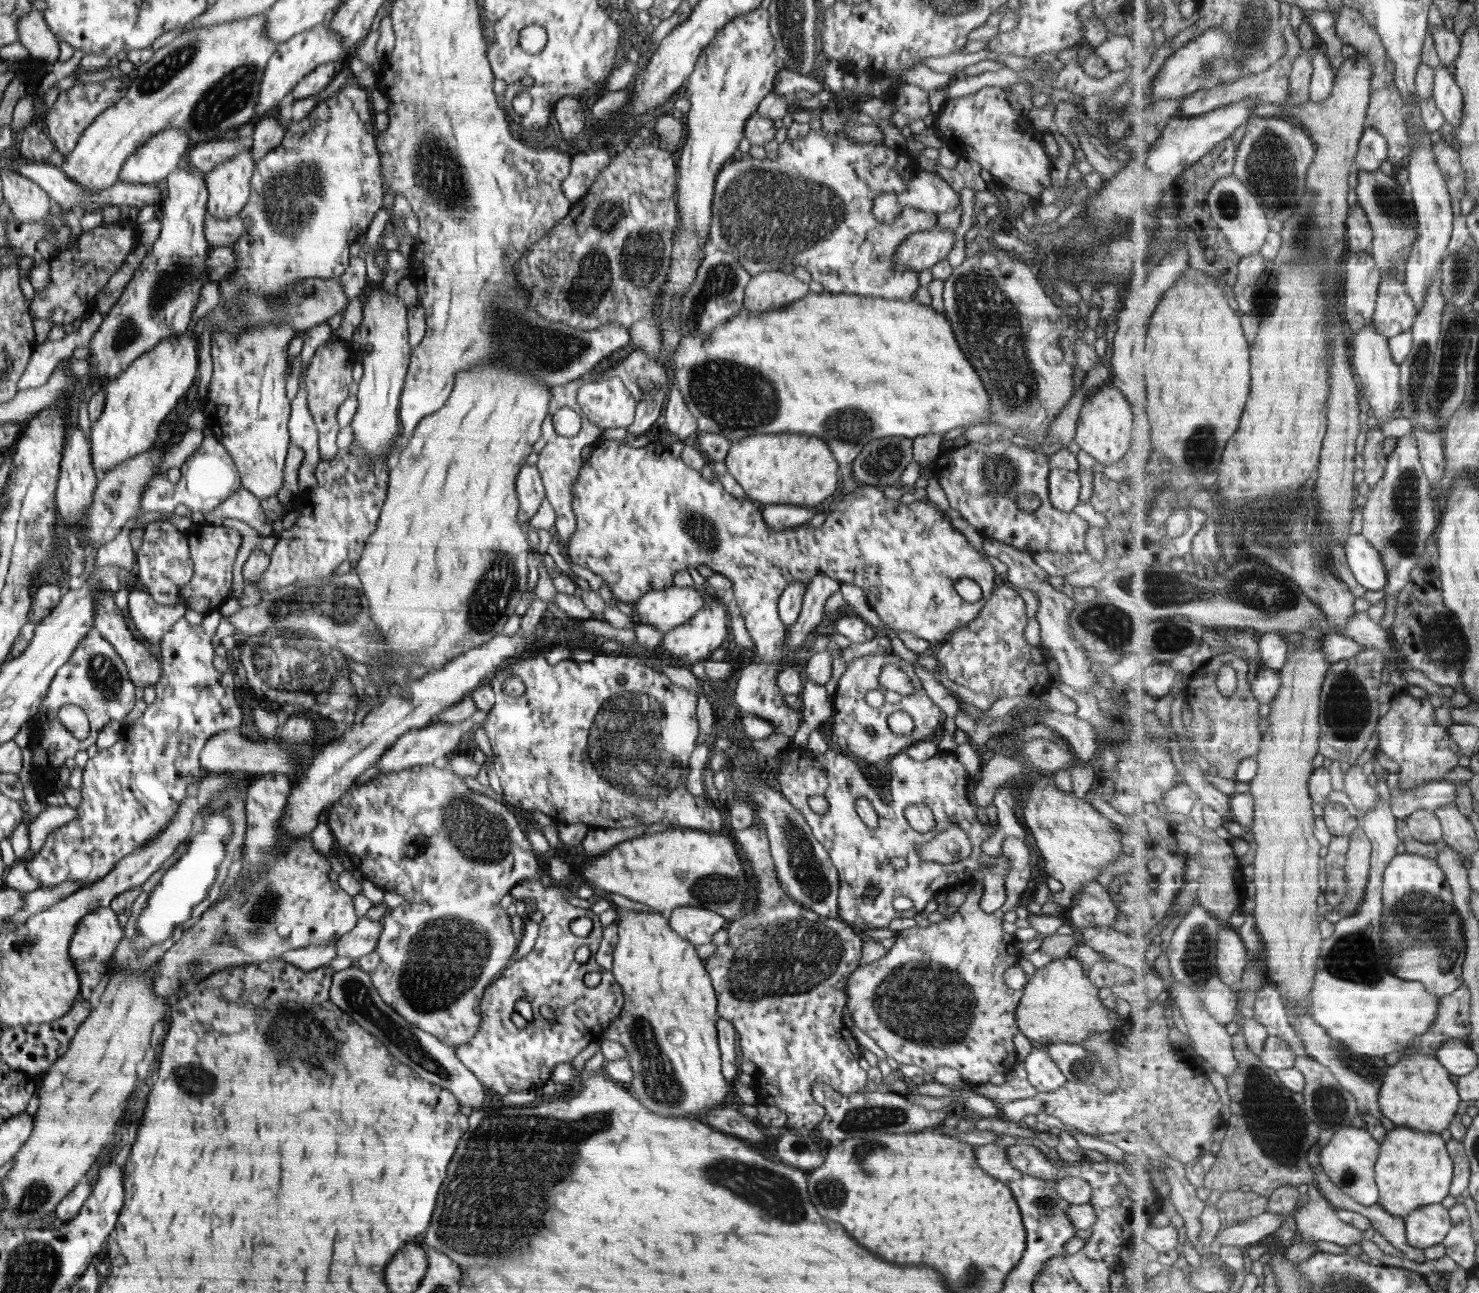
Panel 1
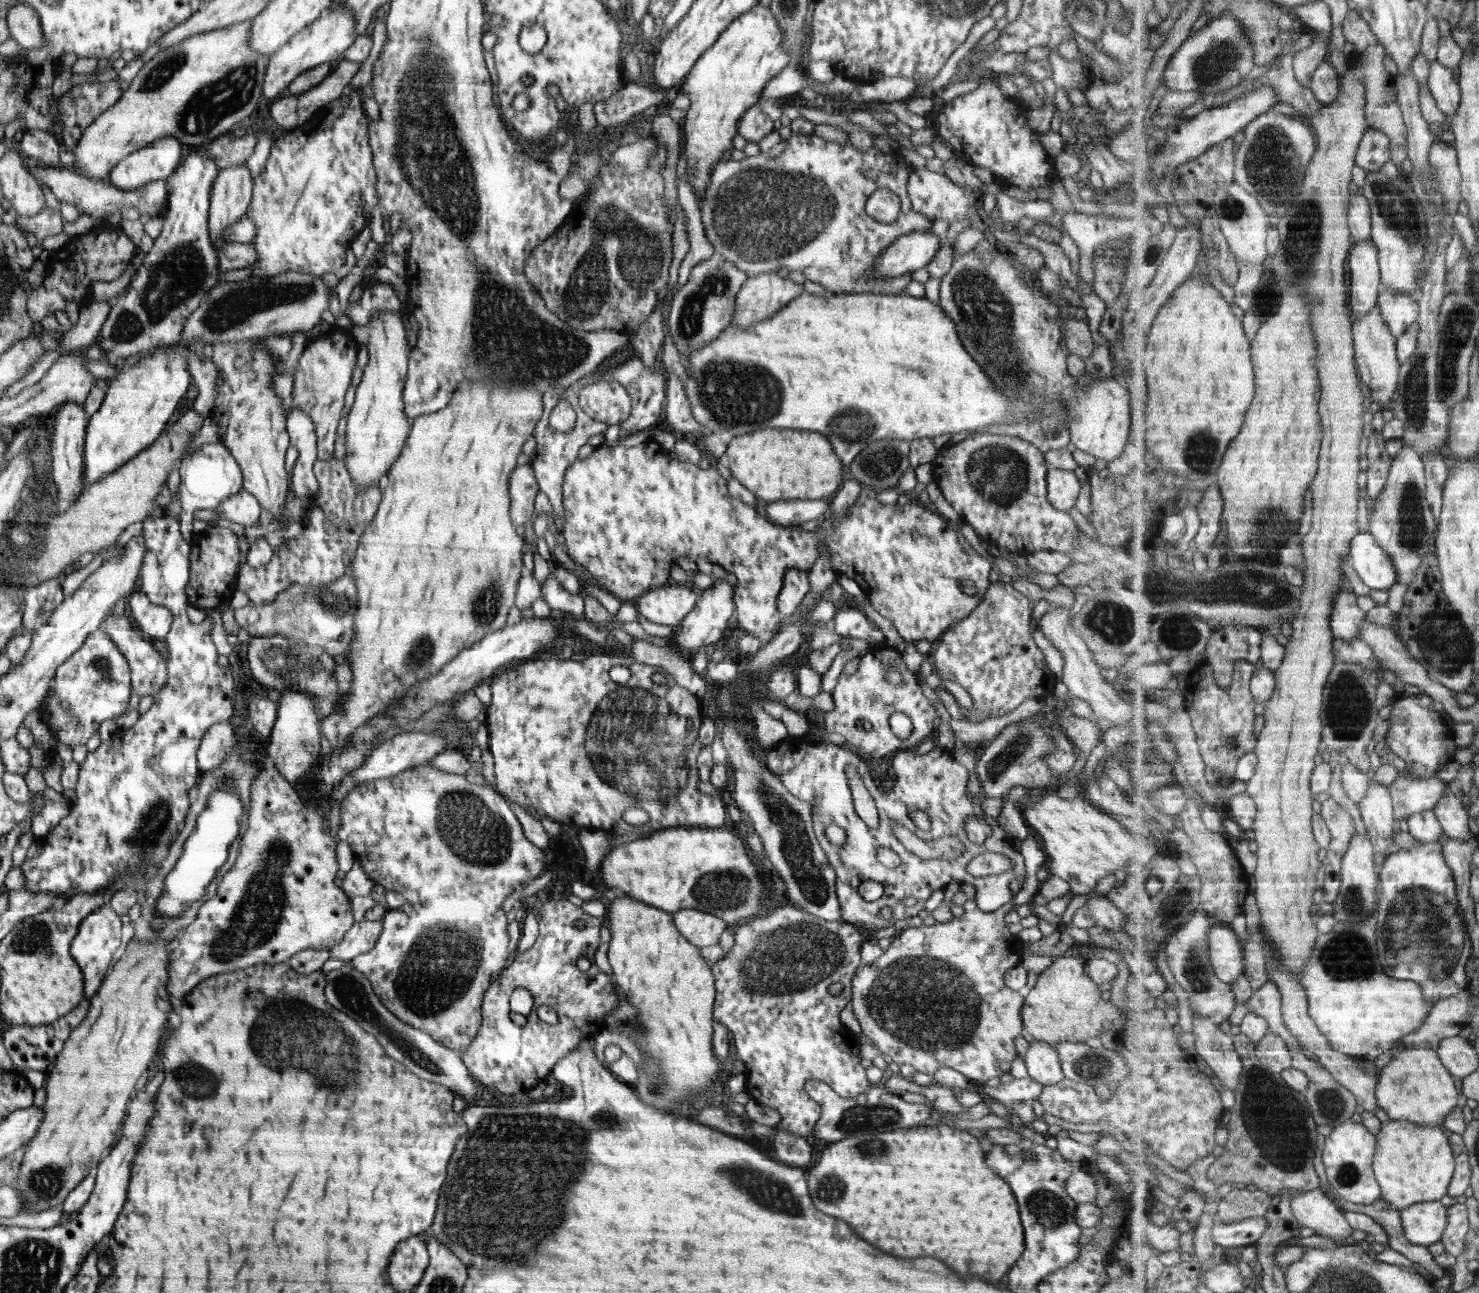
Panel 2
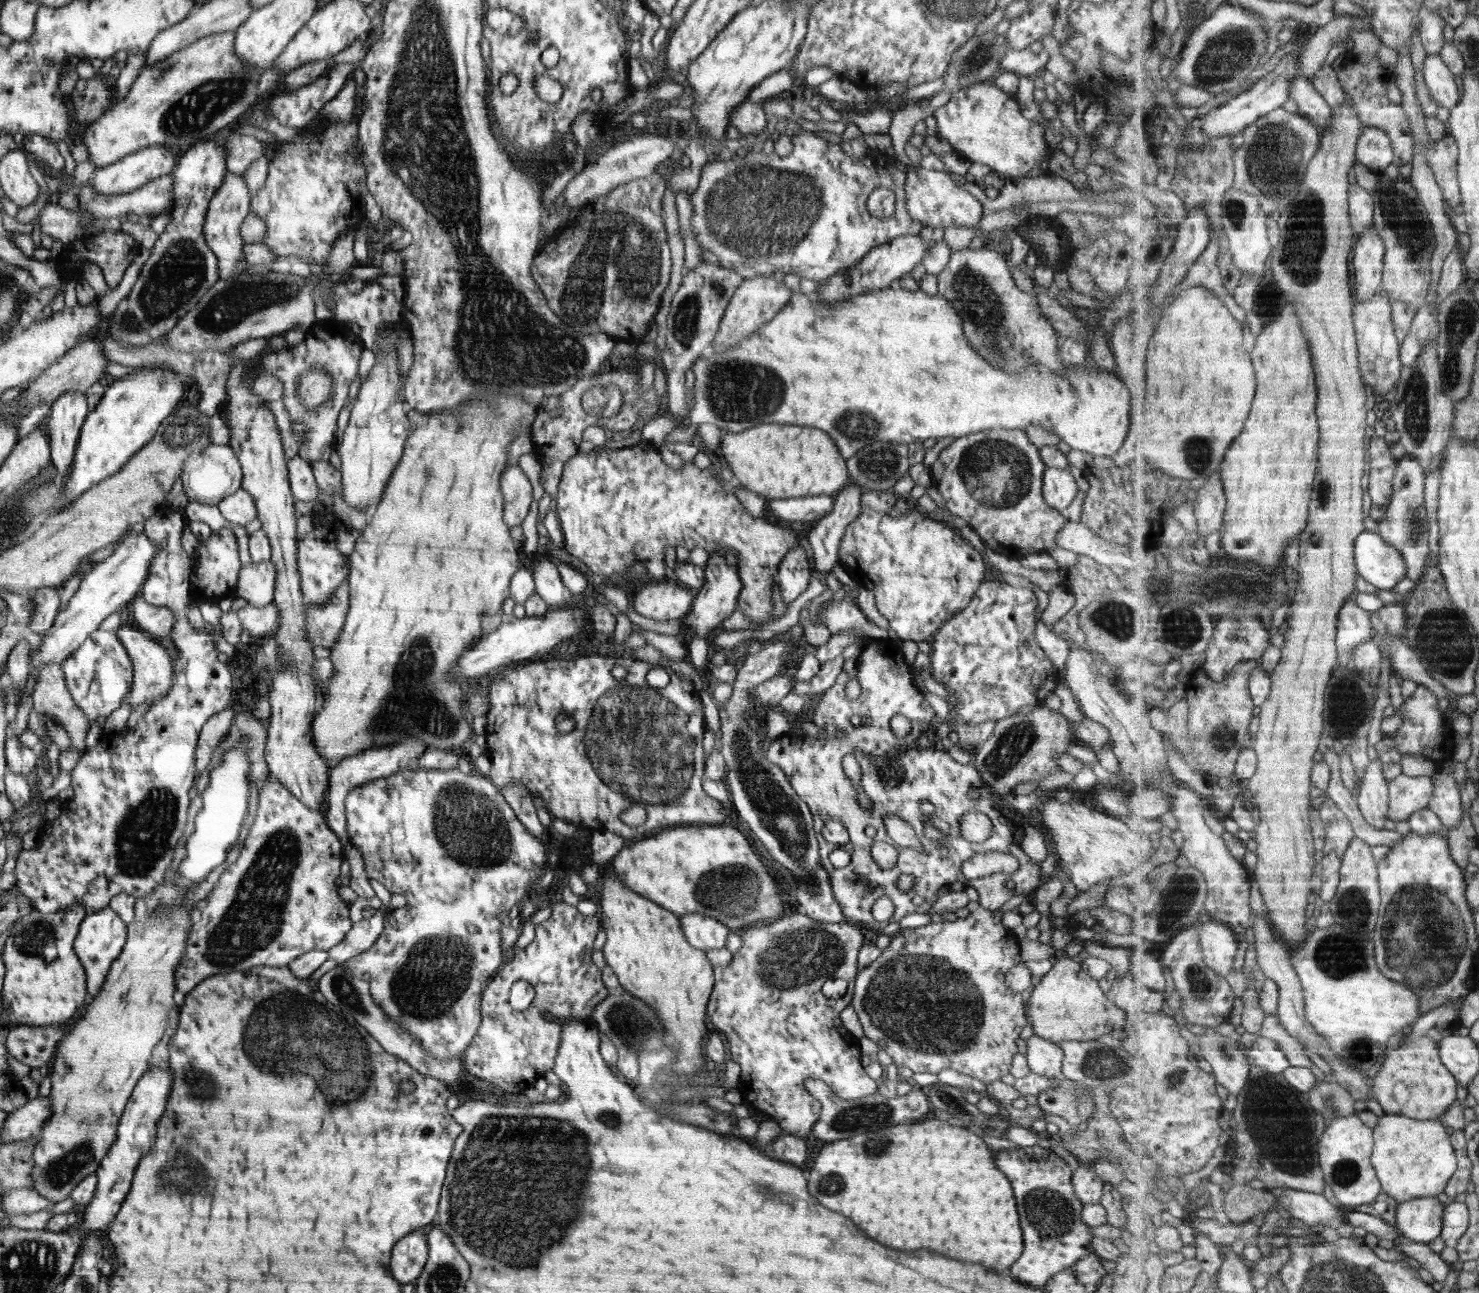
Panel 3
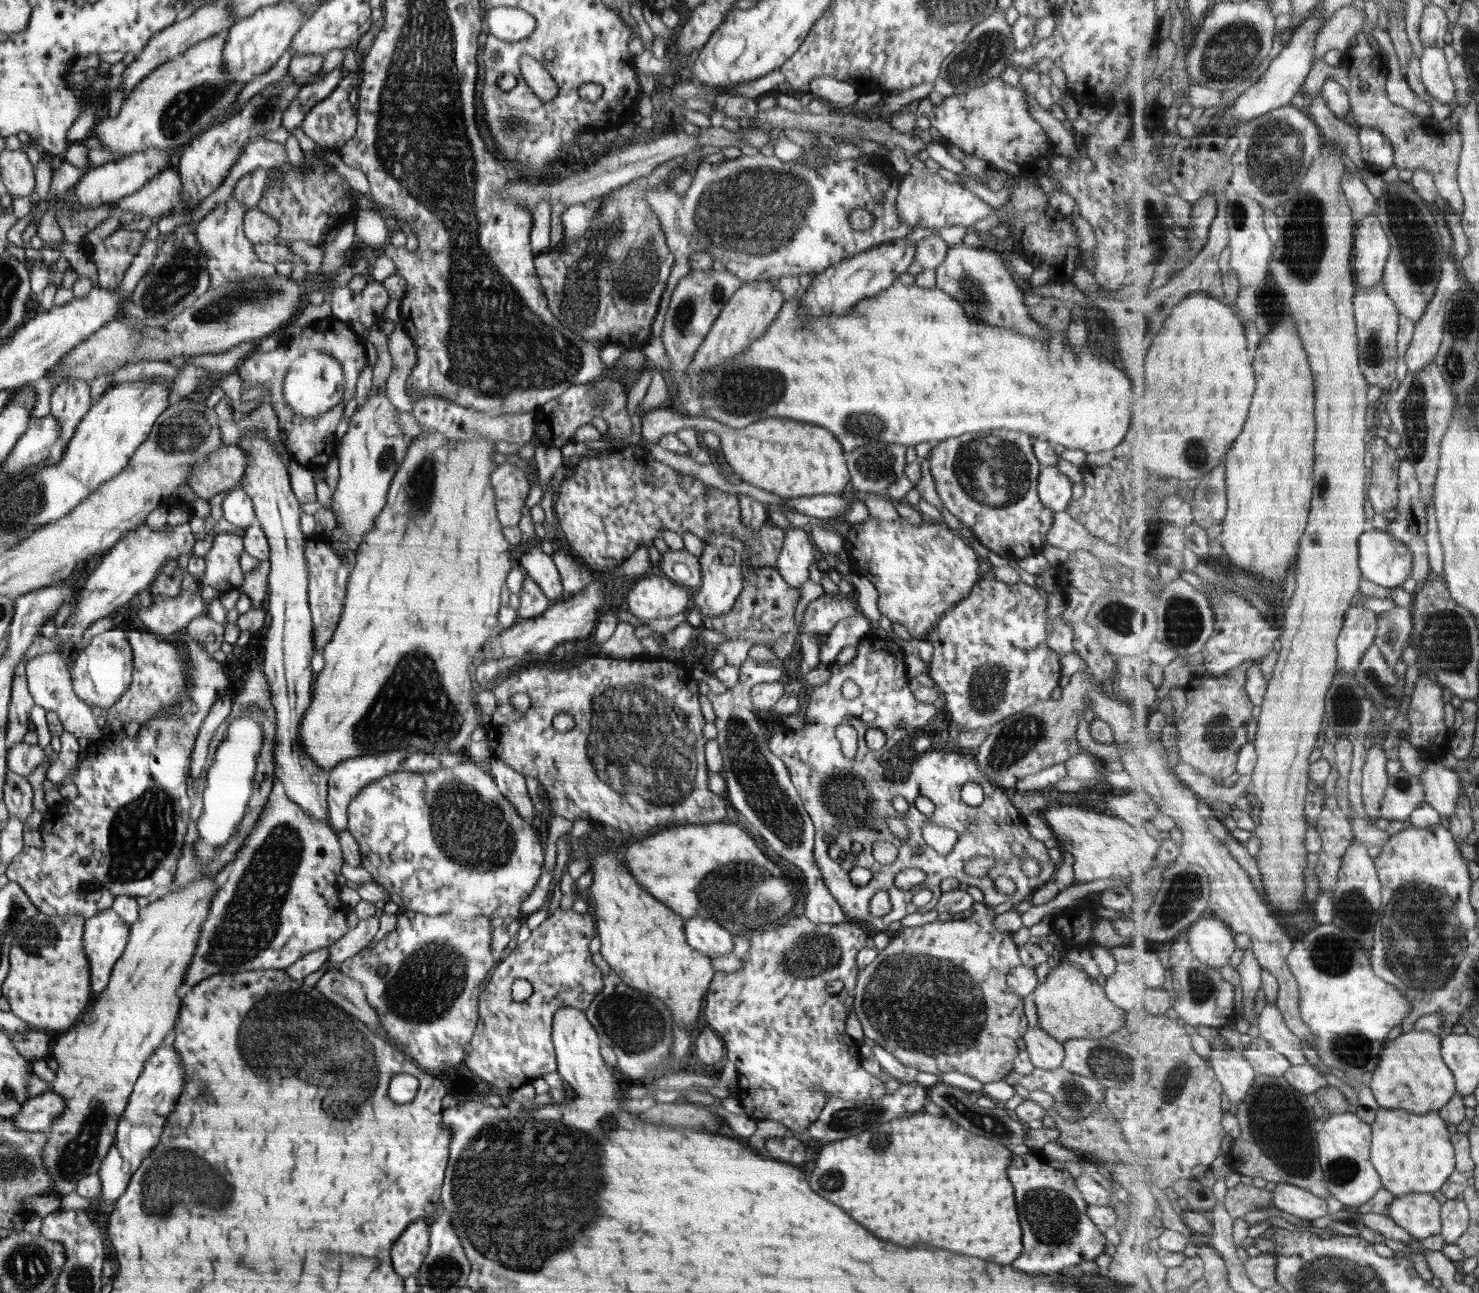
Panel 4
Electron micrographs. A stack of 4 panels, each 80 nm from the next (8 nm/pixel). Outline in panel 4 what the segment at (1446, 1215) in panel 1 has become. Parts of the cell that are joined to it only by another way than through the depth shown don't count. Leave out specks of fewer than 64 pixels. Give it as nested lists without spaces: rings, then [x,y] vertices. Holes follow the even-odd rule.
[[[1433,1193],[1398,1195],[1391,1204],[1392,1216],[1417,1238],[1444,1232],[1443,1204]]]

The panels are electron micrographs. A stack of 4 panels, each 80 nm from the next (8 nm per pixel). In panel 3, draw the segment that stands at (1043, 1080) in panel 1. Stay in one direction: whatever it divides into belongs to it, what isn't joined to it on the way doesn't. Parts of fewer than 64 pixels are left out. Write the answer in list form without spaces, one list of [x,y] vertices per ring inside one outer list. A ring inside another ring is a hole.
[[[1034,1035],[1026,1040],[1026,1045],[1027,1063],[1032,1073],[1055,1079],[1062,1076],[1063,1050],[1060,1045]]]

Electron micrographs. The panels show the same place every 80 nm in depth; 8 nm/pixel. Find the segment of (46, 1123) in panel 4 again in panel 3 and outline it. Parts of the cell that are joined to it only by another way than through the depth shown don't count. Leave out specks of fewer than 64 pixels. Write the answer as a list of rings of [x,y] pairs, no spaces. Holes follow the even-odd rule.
[[[36,1097],[24,1106],[9,1113],[3,1124],[3,1140],[5,1143],[40,1136],[44,1125],[53,1115],[51,1098]]]

